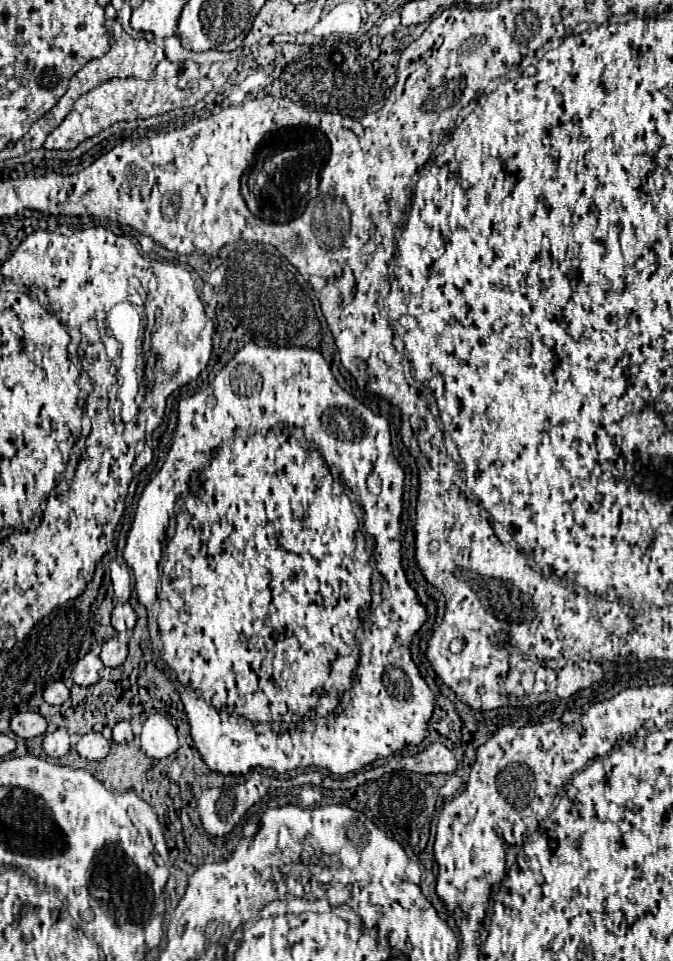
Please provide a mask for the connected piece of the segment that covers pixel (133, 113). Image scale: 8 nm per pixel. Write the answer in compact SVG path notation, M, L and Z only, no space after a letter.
M164 59L158 63L154 75L148 81L134 79L134 77L110 79L110 81L98 85L96 89L88 91L86 95L82 95L74 103L68 117L48 135L44 149L72 151L82 141L98 135L100 131L108 129L110 125L114 125L118 121L148 119L148 117L162 115L172 109L178 109L178 107L190 107L190 105L202 101L210 93L210 89L212 89L212 83L208 81L208 77L202 77L198 73L198 63L184 61L184 63L174 65L168 59Z

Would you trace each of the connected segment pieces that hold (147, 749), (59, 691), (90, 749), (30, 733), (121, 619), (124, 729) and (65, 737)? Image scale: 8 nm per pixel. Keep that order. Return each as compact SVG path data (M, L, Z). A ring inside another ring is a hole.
M160 713L150 715L142 725L140 745L142 751L152 759L172 757L178 749L178 737L174 725Z
M54 681L44 689L44 701L50 705L62 705L68 697L70 697L70 691L62 681Z
M86 733L76 743L76 751L86 761L100 761L108 755L110 743L100 733Z
M16 713L10 719L10 729L22 737L22 739L30 739L30 737L38 737L46 733L46 719L38 713Z
M128 603L114 607L114 611L112 611L112 627L118 633L130 631L134 625L136 625L136 613L134 613L134 609Z
M120 721L120 723L116 723L116 727L114 727L114 731L112 731L112 739L116 741L116 743L120 743L120 739L128 739L128 743L132 741L132 729L130 729L130 723L128 721Z
M56 729L52 735L46 735L44 741L42 741L42 747L44 747L44 753L48 757L62 757L68 753L70 749L70 735L66 729Z

